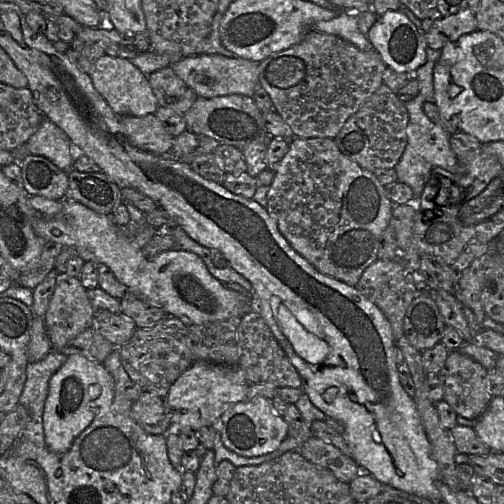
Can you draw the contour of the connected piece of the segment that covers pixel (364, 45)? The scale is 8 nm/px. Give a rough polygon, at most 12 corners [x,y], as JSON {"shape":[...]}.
{"shape":[[339,10],[312,29],[338,36],[363,51],[374,50],[360,32],[357,13]]}

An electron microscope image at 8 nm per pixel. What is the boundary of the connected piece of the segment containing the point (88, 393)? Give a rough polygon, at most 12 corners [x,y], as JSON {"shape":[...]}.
{"shape":[[67,356],[49,380],[44,439],[68,451],[114,381],[103,363]]}

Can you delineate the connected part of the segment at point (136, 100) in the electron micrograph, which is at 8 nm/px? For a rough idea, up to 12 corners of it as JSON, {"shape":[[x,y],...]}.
{"shape":[[105,54],[90,77],[118,116],[155,114],[148,77]]}

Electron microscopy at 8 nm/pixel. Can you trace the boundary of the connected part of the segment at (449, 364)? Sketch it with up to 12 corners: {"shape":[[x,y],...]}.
{"shape":[[451,350],[440,372],[444,398],[476,420],[493,396],[487,370]]}

